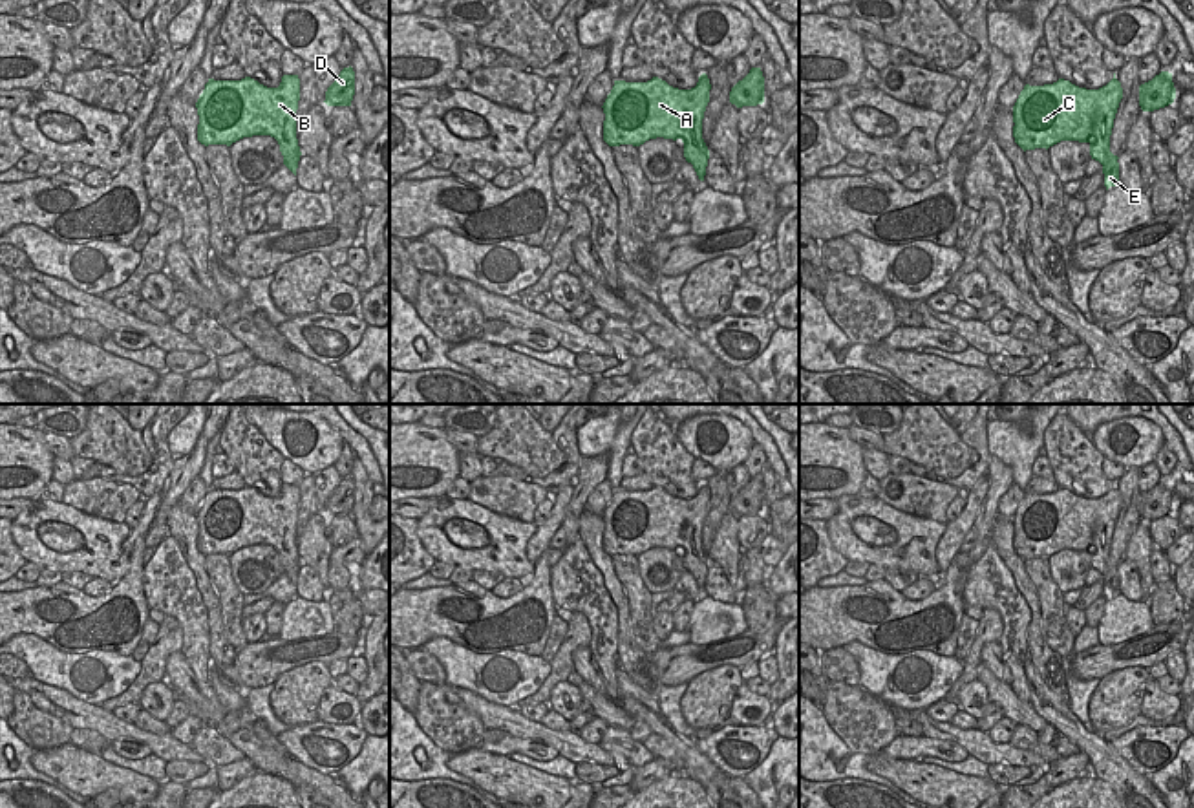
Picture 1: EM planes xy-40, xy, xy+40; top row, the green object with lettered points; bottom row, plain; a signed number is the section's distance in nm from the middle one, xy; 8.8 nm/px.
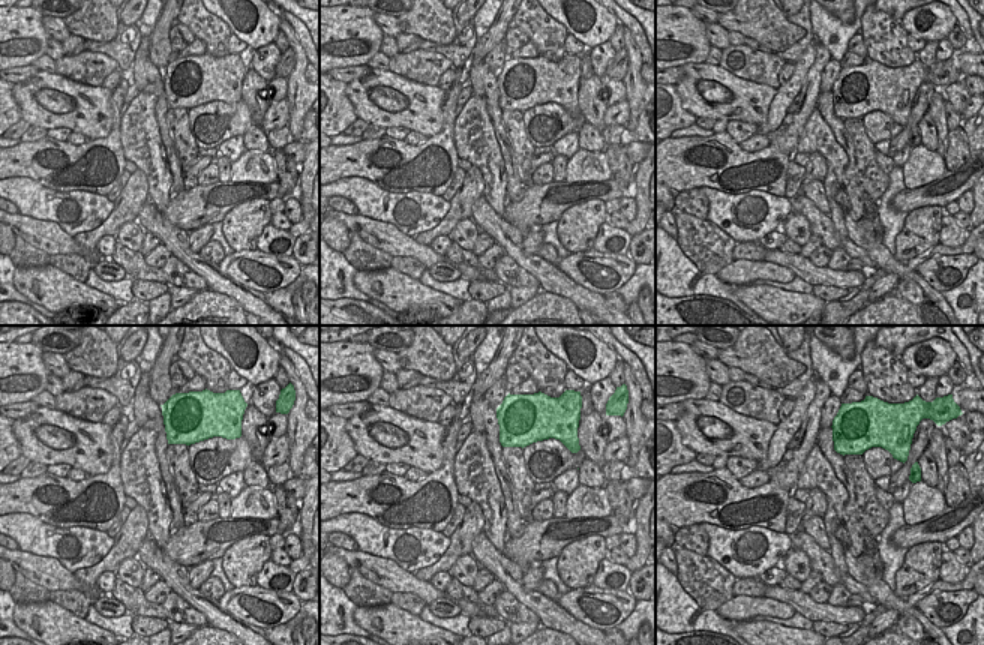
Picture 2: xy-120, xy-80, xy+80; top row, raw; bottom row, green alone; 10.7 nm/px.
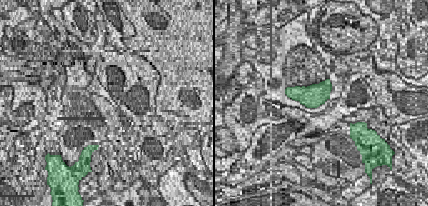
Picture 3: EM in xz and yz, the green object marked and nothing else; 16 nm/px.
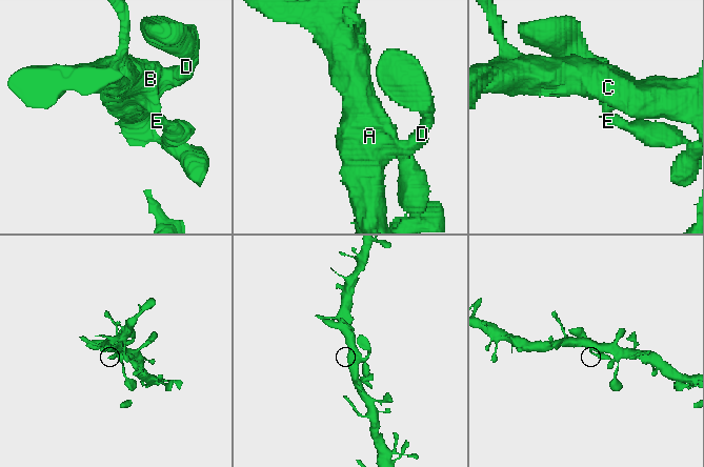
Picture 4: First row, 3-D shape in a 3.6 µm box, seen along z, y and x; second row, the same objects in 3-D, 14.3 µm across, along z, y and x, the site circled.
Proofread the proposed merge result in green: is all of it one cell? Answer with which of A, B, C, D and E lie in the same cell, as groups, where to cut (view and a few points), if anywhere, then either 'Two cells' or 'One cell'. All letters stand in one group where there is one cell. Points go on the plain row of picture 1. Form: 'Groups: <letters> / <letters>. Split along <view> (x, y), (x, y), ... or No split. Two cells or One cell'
Groups: A B C D E. No split. One cell.

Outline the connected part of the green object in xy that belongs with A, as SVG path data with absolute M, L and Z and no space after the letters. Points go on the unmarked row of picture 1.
M706 483L691 499L678 499L653 486L647 492L614 490L603 512L603 550L609 556L640 556L649 548L680 548L684 567L704 590L709 559L702 548L702 528L709 512Z

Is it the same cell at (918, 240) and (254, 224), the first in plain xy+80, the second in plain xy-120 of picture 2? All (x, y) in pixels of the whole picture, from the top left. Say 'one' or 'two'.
one

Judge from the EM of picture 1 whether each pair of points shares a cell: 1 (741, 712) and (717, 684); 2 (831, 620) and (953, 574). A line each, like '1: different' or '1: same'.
1: different
2: same

